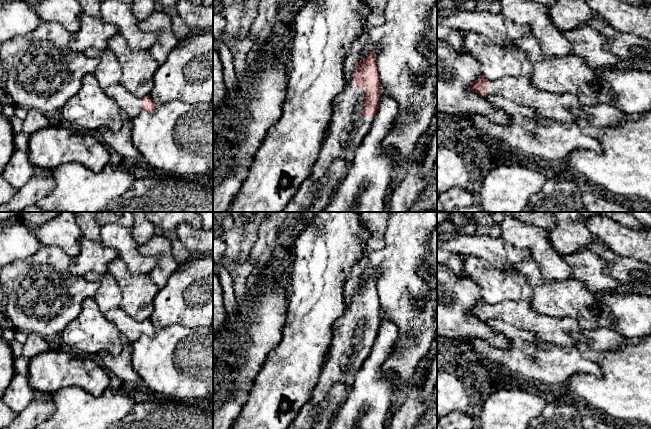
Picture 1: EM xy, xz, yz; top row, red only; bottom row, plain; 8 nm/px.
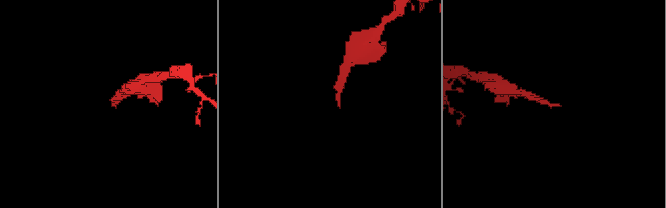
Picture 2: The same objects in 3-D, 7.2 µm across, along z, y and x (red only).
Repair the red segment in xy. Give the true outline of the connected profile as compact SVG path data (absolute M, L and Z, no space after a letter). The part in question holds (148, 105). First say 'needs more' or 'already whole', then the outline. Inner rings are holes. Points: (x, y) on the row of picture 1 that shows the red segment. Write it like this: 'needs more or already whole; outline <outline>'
needs more; outline M119 82L109 86L105 92L108 97L117 103L122 114L130 119L137 116L141 111L151 113L157 108L150 96L138 98L125 89Z

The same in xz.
needs more; outline M376 52L369 54L354 66L353 74L346 78L343 91L334 99L330 126L319 157L311 175L298 187L283 212L305 212L316 198L316 187L336 159L345 159L347 170L351 167L356 148L371 129L377 114L381 81L376 61ZM363 98L363 112L355 119L355 108Z

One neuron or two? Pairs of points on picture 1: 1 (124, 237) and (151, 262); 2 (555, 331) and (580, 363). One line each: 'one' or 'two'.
1: one
2: two

